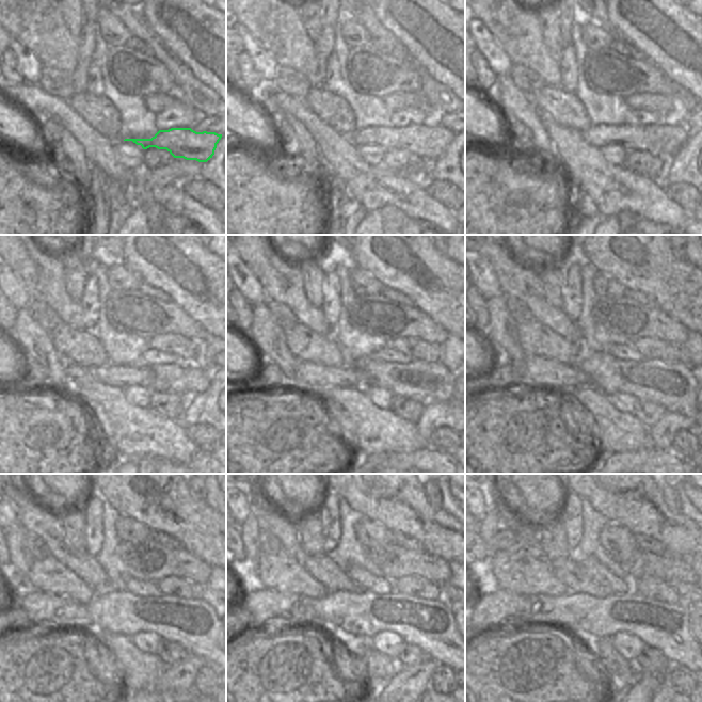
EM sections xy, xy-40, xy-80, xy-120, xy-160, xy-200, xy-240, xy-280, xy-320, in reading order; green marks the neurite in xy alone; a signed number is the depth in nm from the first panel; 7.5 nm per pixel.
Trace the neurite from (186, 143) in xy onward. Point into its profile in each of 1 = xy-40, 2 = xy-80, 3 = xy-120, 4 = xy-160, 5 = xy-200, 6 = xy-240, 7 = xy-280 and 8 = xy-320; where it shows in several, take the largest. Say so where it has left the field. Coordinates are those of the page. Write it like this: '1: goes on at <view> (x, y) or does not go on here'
1: goes on at xy-40 (429, 141)
2: goes on at xy-80 (666, 139)
3: goes on at xy-120 (157, 378)
4: goes on at xy-160 (309, 376)
5: goes on at xy-200 (538, 372)
6: goes on at xy-240 (52, 610)
7: goes on at xy-280 (265, 605)
8: goes on at xy-320 (495, 608)

